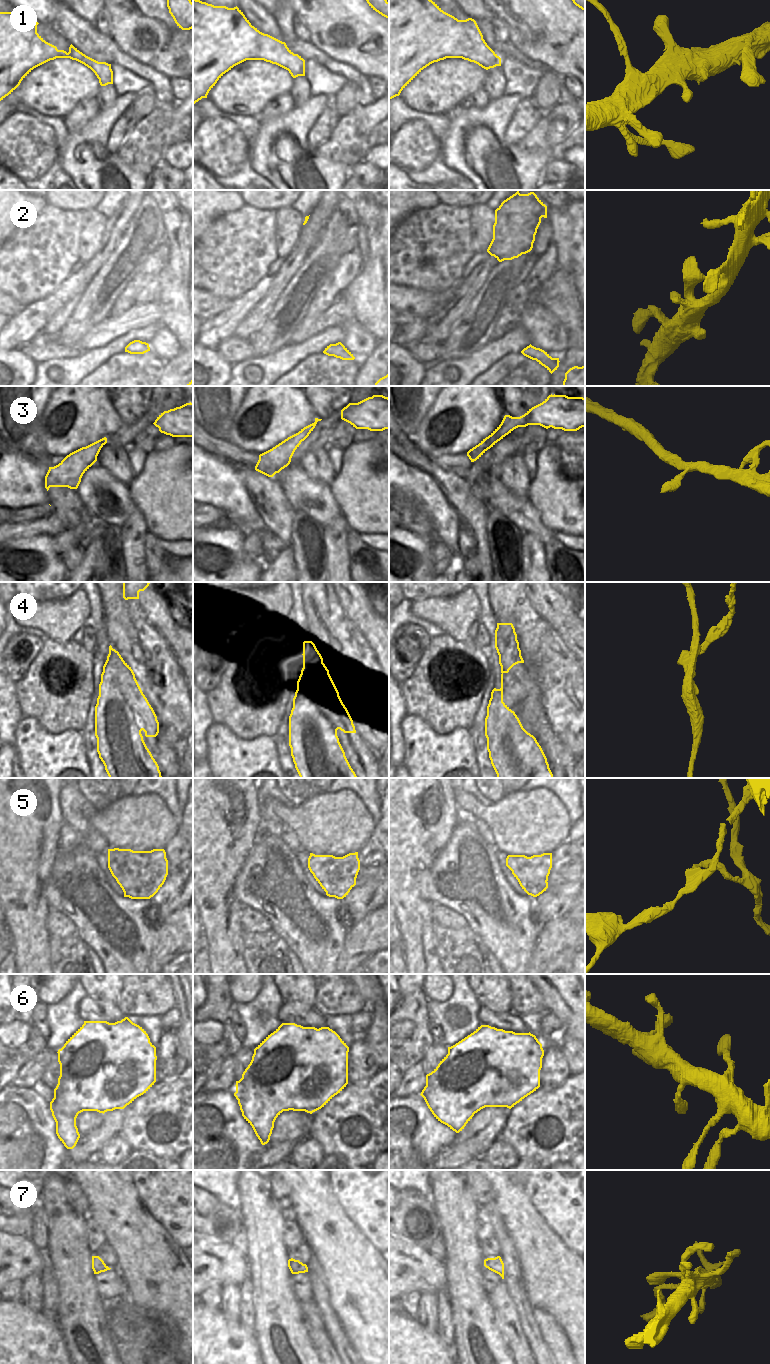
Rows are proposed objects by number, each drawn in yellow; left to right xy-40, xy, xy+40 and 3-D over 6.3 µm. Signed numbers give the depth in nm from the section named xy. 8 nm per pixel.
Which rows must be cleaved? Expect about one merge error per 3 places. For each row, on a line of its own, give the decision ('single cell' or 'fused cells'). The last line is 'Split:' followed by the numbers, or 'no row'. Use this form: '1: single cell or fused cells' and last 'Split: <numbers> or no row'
1: single cell
2: single cell
3: single cell
4: fused cells
5: fused cells
6: single cell
7: single cell
Split: 4, 5

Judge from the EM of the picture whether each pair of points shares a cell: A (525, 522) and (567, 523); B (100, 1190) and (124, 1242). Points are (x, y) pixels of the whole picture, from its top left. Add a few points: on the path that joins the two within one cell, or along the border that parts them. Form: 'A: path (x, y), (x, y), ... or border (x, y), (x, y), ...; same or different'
A: border (530, 502), (538, 512), (540, 520), (554, 533); different
B: path (113, 1203), (123, 1218), (124, 1229); same

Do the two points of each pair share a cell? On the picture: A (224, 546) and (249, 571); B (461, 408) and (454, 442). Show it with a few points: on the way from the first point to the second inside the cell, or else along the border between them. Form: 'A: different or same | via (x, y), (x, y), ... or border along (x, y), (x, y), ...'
A: same | via (230, 551), (243, 565)
B: same | via (462, 416), (462, 427), (459, 434)

